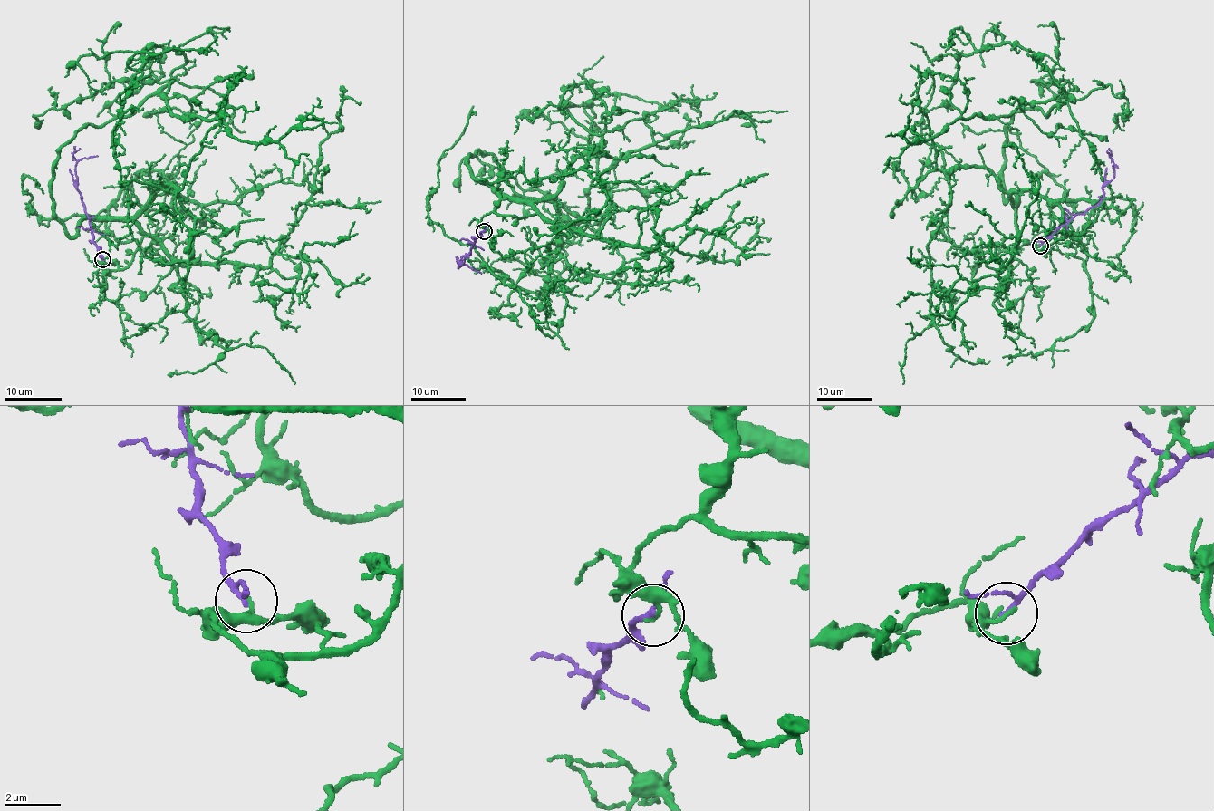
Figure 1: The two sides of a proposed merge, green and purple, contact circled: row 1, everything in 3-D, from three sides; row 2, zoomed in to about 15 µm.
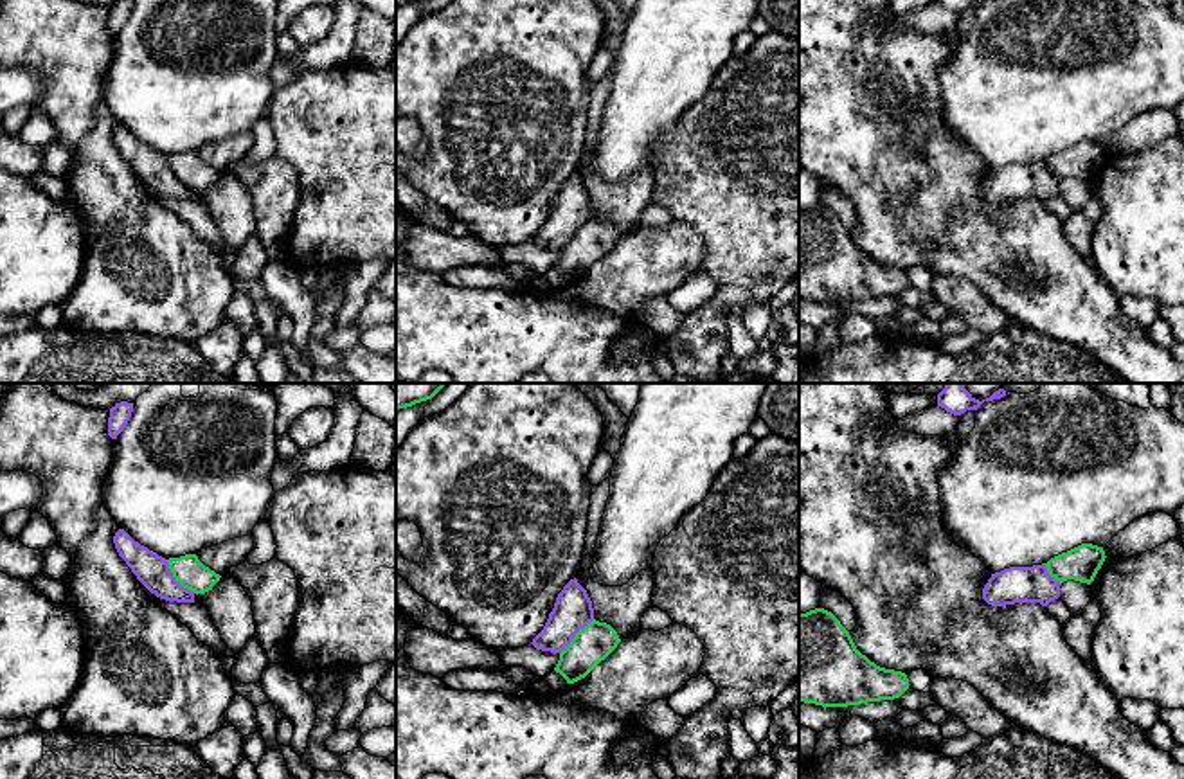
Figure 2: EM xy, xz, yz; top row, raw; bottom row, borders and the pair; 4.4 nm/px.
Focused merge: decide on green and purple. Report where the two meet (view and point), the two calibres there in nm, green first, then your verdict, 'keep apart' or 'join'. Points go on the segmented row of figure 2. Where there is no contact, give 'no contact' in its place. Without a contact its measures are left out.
xy (177, 580) | 140/150 nm | keep apart

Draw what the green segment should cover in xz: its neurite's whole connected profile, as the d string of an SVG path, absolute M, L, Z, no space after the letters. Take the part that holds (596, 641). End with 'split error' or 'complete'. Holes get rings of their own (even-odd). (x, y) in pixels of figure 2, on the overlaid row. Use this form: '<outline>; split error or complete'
M594 619L560 651L554 671L560 673L567 684L574 684L605 660L619 642L621 639L610 624Z; complete

